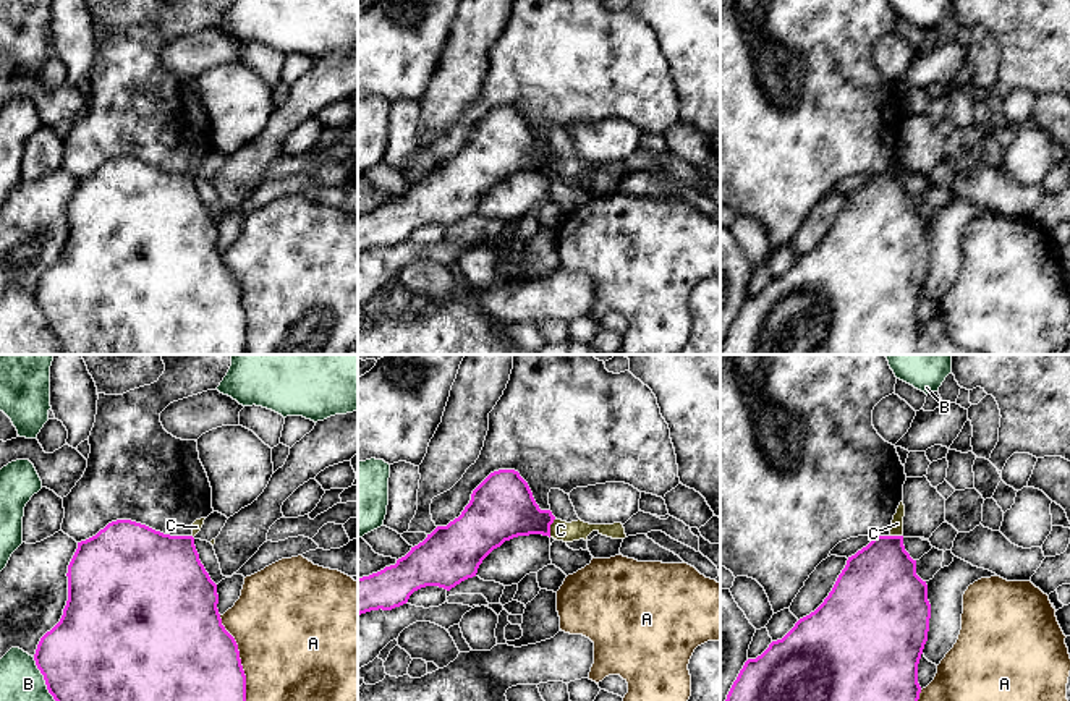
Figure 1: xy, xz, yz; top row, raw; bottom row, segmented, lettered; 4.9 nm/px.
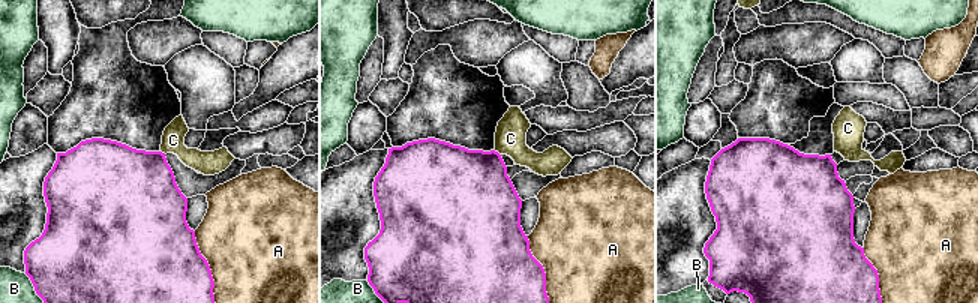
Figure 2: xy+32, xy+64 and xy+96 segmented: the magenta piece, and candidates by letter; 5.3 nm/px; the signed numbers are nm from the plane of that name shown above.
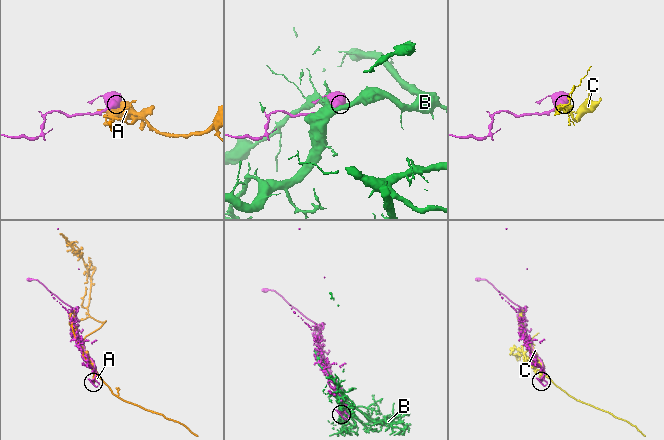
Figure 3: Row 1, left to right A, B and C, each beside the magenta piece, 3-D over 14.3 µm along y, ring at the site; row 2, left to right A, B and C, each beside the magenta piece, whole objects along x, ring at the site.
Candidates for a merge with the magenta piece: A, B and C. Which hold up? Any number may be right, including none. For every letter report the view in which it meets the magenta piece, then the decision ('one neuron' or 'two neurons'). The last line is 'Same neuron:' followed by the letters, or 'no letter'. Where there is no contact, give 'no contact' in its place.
A: contact in xy; two neurons
B: contact in xy; two neurons
C: contact in xz; two neurons
Same neuron: no letter

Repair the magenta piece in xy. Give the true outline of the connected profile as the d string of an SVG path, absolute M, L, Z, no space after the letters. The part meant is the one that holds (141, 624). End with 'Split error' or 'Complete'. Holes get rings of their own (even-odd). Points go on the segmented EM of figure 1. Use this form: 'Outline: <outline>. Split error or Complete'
Outline: M117 520L78 542L66 576L63 615L34 654L55 701L246 701L238 644L222 625L217 584L201 563L193 536L170 536Z. Complete

